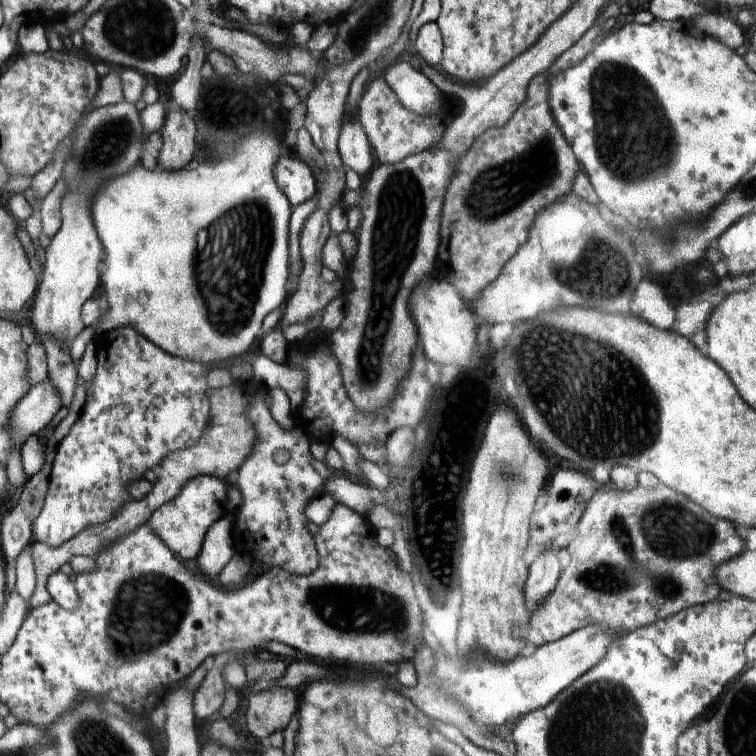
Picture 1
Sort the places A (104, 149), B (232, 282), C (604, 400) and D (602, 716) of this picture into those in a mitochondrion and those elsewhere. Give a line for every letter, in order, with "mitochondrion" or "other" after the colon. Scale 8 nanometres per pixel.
A: mitochondrion
B: mitochondrion
C: mitochondrion
D: mitochondrion

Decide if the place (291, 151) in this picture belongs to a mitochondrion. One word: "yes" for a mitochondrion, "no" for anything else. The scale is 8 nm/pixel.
no

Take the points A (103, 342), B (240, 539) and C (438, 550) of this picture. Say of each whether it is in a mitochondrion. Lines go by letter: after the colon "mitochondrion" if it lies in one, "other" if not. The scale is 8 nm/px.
A: other
B: other
C: mitochondrion

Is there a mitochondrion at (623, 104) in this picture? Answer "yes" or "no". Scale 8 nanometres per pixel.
yes

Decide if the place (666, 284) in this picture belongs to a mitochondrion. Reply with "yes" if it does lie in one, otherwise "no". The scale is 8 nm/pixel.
no

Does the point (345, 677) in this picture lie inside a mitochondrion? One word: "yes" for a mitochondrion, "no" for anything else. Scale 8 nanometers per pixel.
no

